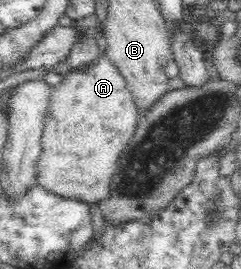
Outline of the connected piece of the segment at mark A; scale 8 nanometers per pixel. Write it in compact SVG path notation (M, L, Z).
M105 53L88 66L71 70L51 92L41 135L41 153L36 163L37 184L48 192L92 205L110 198L110 183L120 155L134 137L140 117L125 78Z

